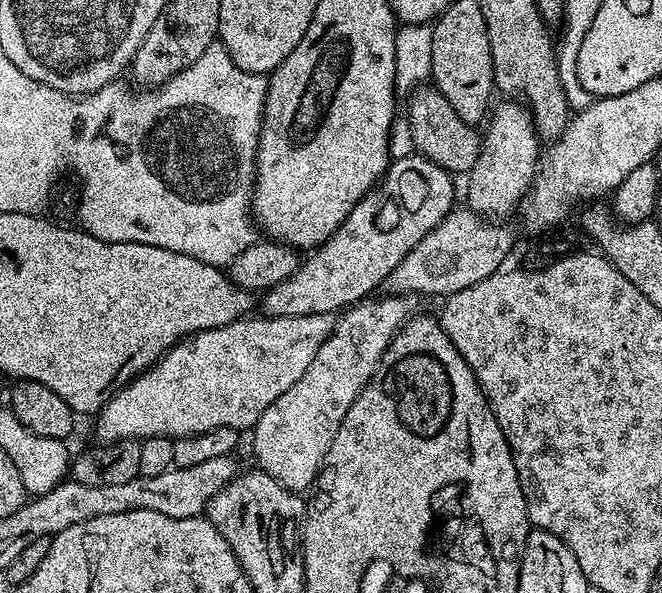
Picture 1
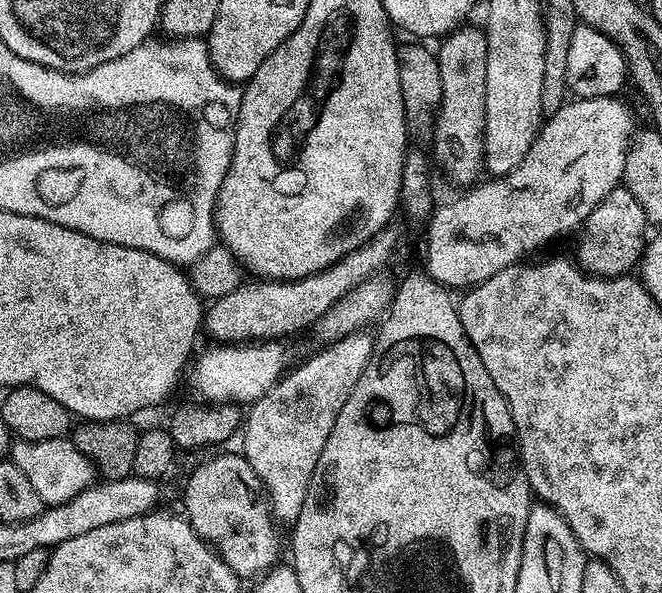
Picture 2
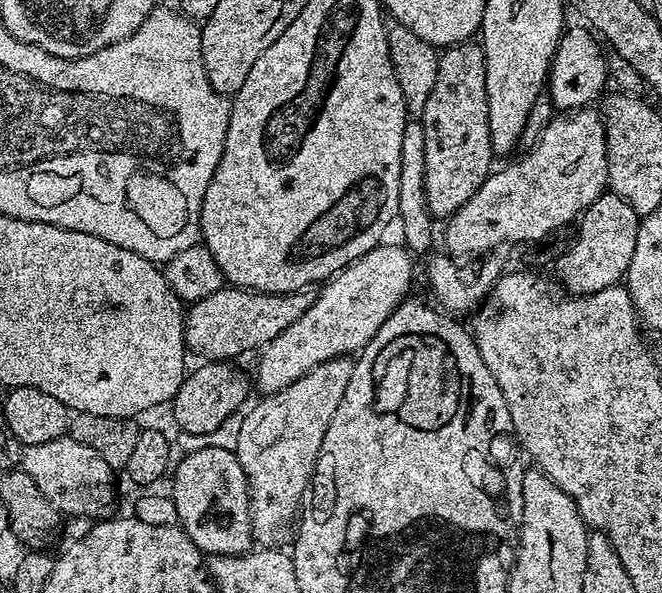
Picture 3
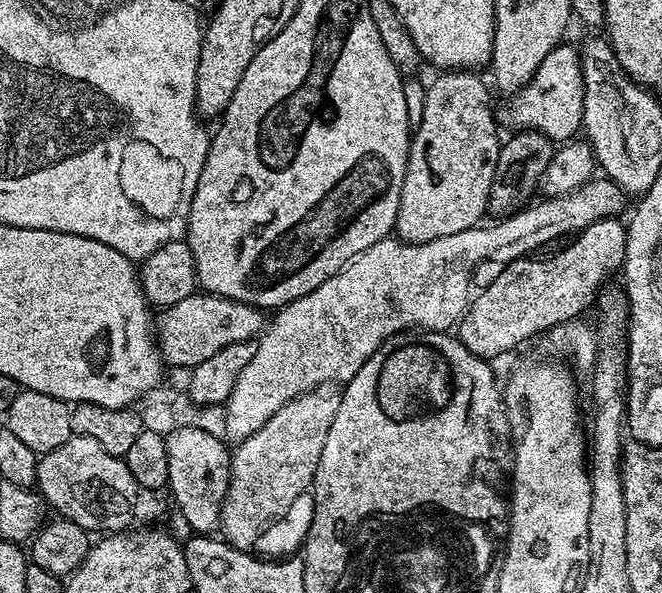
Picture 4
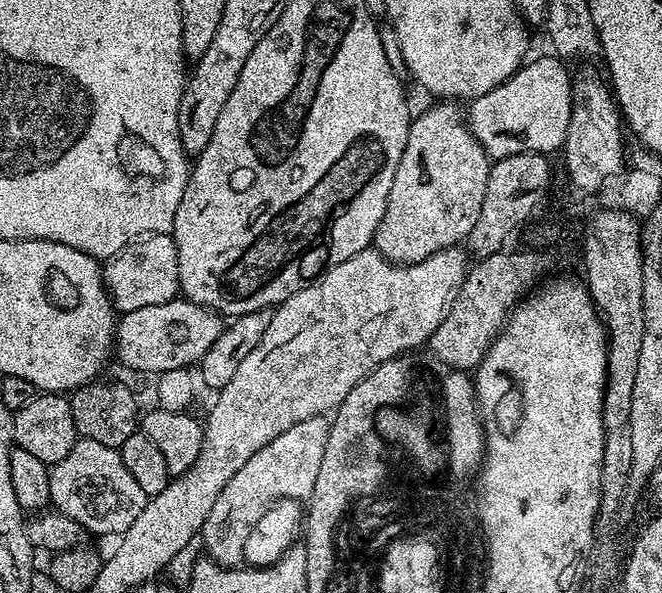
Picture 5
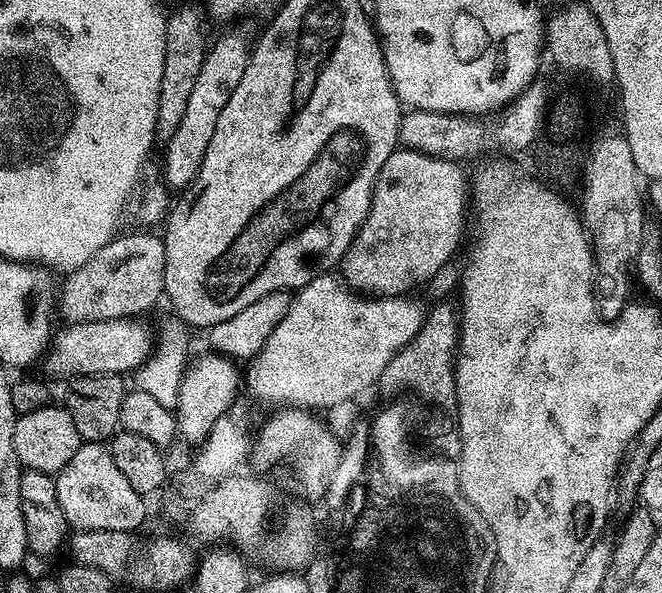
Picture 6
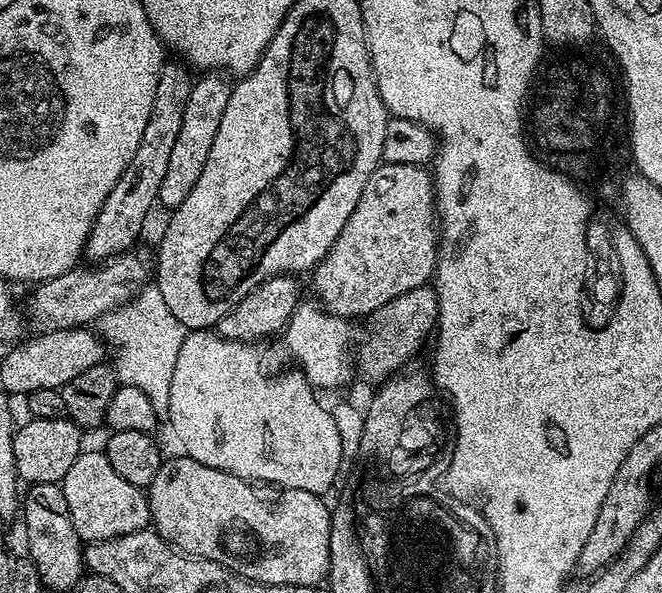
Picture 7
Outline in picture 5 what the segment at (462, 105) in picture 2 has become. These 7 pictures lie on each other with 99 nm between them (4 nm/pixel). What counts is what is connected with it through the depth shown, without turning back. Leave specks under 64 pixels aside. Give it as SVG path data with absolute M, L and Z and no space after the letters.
M456 102L433 104L436 105L426 109L408 125L406 150L402 150L402 158L394 174L394 186L390 186L386 214L382 214L382 222L376 231L376 251L394 264L420 264L430 258L430 254L438 254L438 250L455 248L464 242L478 214L482 214L482 198L486 198L490 157L484 153L483 146L474 138L474 134L462 126L466 116L461 105Z

